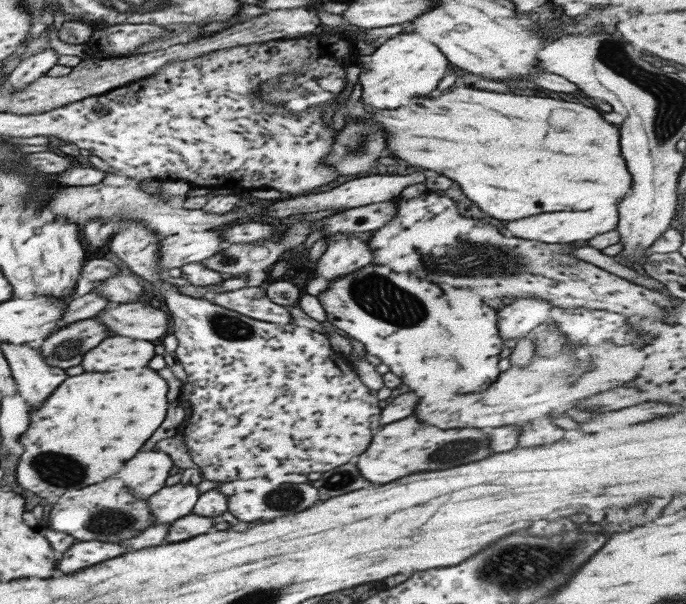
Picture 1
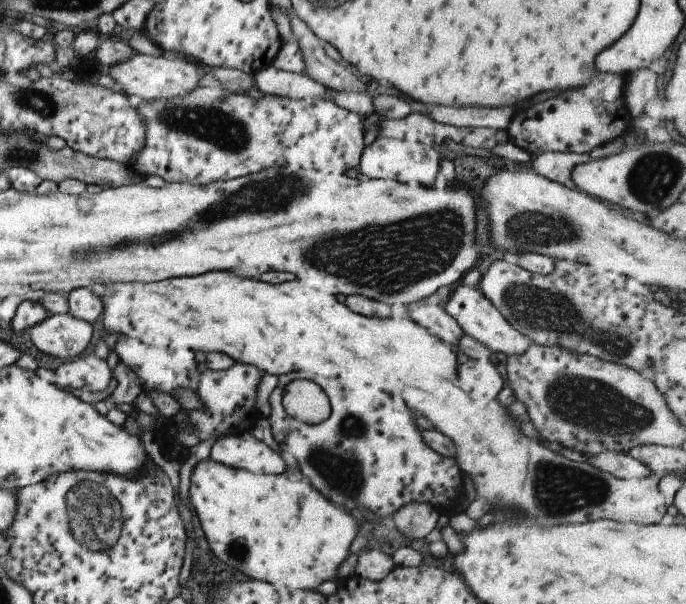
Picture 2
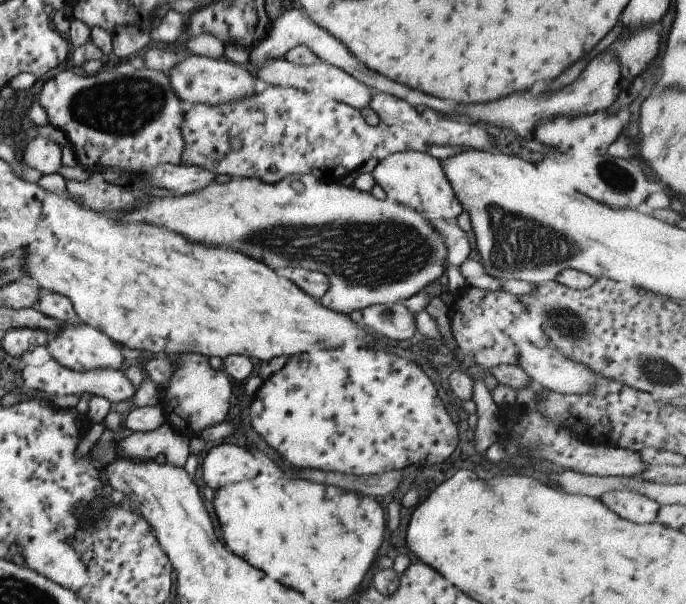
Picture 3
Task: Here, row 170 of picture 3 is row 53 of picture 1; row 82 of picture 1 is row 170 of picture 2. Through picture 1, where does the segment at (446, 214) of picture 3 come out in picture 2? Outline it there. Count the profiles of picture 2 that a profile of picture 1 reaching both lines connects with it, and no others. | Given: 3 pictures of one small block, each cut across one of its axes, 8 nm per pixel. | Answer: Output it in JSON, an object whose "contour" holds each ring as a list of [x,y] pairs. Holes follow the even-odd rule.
{"contour":[[[376,138],[370,146],[364,148],[362,158],[358,166],[359,172],[370,176],[370,178],[380,178],[380,180],[392,180],[400,178],[404,182],[416,182],[422,186],[432,186],[434,178],[440,168],[440,154],[432,146],[422,146],[415,142],[408,144],[406,140],[394,140],[394,138]]]}

